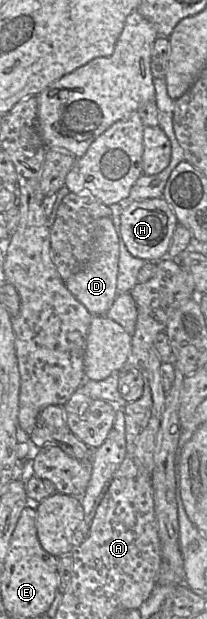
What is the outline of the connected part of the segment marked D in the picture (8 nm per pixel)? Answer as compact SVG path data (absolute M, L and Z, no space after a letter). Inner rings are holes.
M100 218L95 222L94 244L91 256L84 268L65 281L67 289L93 316L103 316L117 297L120 234L111 218Z

